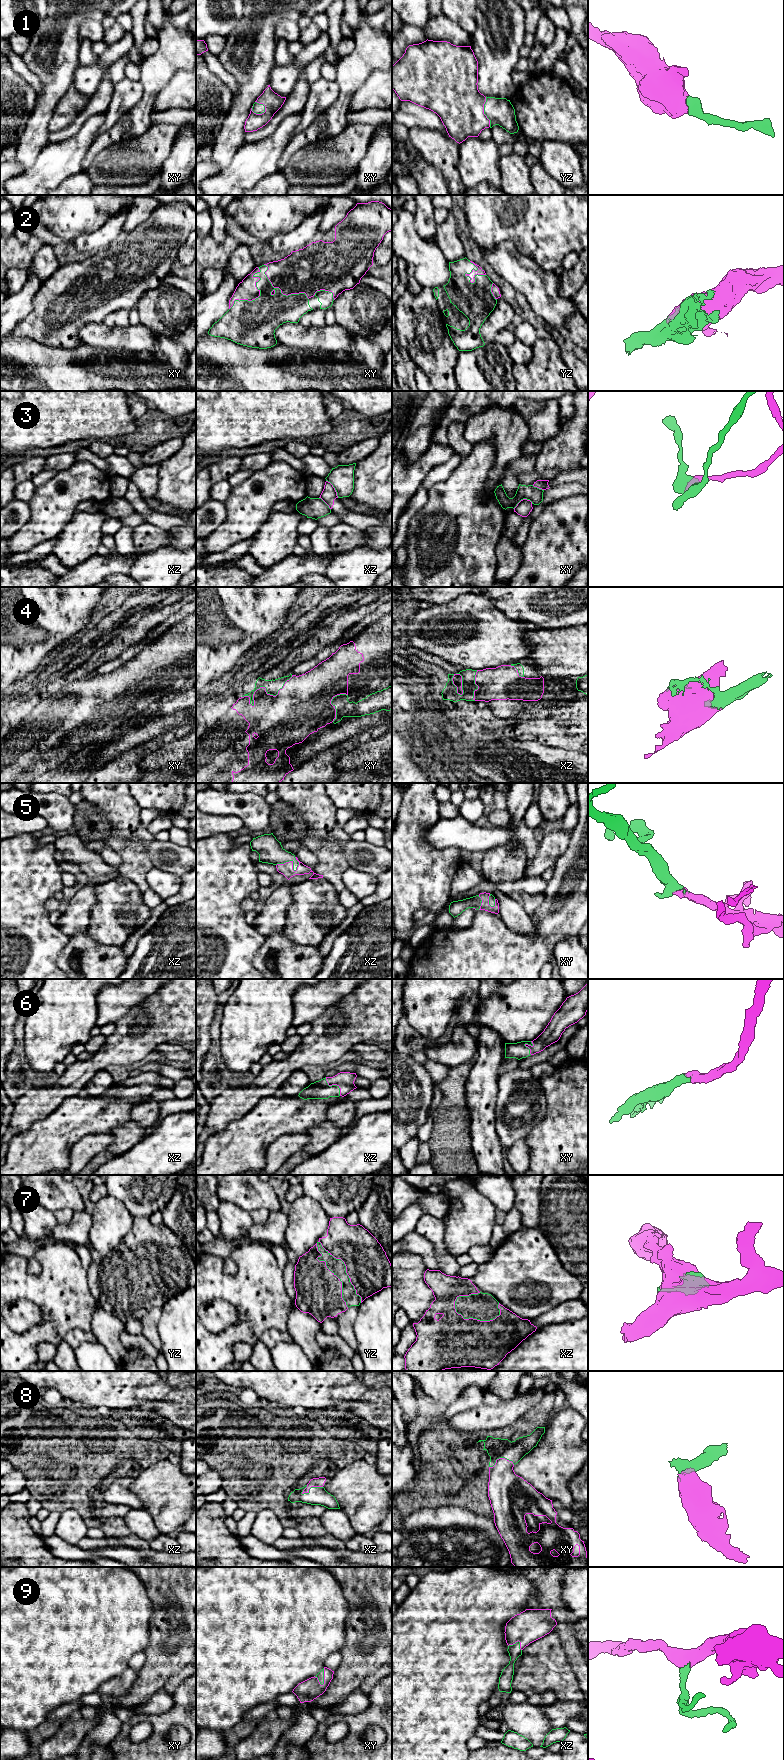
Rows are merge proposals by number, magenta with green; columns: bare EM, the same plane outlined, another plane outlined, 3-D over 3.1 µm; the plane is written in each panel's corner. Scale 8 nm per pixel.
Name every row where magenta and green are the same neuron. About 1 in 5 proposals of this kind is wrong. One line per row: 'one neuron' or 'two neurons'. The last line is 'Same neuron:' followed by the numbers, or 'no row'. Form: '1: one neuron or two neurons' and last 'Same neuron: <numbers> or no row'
1: one neuron
2: one neuron
3: two neurons
4: one neuron
5: one neuron
6: one neuron
7: one neuron
8: one neuron
9: one neuron
Same neuron: 1, 2, 4, 5, 6, 7, 8, 9

